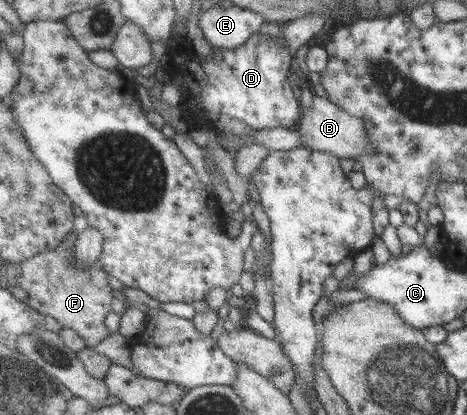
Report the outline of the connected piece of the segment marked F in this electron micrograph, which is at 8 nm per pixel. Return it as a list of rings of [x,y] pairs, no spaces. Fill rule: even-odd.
[[[63,243],[56,250],[50,253],[42,253],[18,266],[22,271],[22,276],[19,280],[20,285],[29,293],[30,300],[27,302],[34,308],[44,314],[55,316],[64,328],[73,329],[84,338],[88,347],[95,347],[102,340],[106,339],[108,328],[104,326],[104,316],[112,310],[112,290],[106,282],[106,269],[103,265],[97,263],[91,268],[77,268],[75,262],[74,246],[70,247]]]

